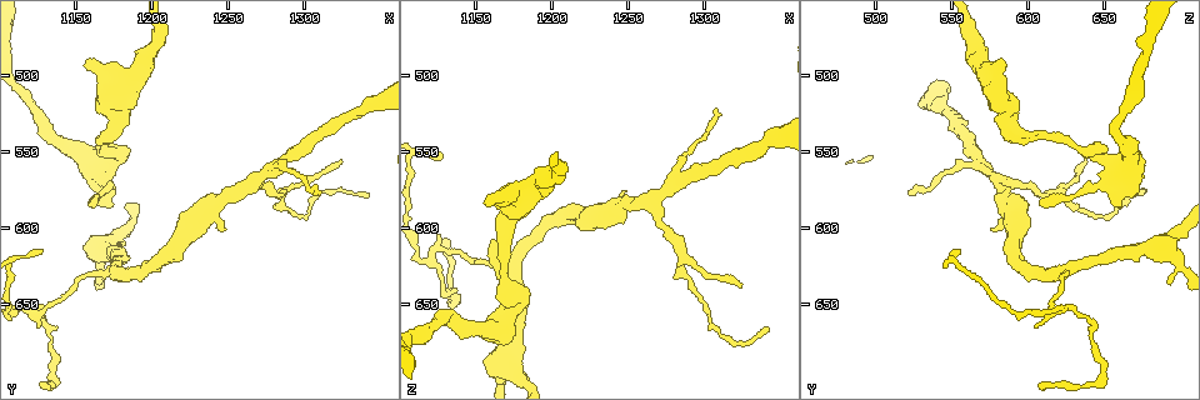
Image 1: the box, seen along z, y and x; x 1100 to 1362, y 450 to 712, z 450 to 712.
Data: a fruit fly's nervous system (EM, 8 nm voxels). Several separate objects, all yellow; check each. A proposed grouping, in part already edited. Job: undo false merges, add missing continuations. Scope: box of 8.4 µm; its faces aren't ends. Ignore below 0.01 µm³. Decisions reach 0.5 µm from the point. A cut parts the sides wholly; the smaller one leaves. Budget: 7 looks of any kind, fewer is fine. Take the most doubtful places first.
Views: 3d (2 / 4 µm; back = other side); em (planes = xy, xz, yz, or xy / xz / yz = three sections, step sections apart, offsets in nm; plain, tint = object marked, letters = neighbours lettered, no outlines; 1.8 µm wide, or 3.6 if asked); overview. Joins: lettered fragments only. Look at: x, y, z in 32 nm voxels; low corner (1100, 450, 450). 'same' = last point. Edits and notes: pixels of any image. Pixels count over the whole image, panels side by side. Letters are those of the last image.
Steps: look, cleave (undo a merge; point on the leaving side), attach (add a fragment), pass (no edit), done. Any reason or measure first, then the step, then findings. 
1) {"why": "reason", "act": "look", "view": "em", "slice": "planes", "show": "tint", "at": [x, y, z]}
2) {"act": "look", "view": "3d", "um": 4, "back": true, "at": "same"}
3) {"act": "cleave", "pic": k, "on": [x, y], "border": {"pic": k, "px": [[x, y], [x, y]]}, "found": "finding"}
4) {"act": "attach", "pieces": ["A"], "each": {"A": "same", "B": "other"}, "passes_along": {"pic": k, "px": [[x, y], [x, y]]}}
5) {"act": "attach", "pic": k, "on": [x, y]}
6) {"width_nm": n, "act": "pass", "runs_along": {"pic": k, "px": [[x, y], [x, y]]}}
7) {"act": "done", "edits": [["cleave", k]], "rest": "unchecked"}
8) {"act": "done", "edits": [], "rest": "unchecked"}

{"why": "tapers out", "act": "look", "view": "em", "slice": "xy", "step": 16, "show": "tint", "at": [1128, 614, 554]}

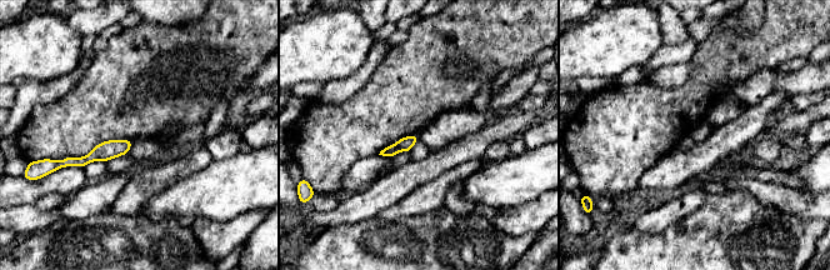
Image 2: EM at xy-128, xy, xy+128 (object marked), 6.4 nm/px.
{"act": "look", "view": "em", "slice": "planes", "show": "tint", "at": "same"}

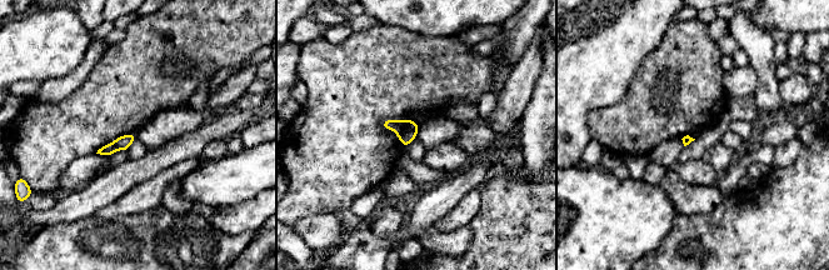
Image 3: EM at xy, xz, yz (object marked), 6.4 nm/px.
{"why": "what lies round it", "act": "look", "view": "em", "slice": "planes", "show": "letters", "at": "same"}

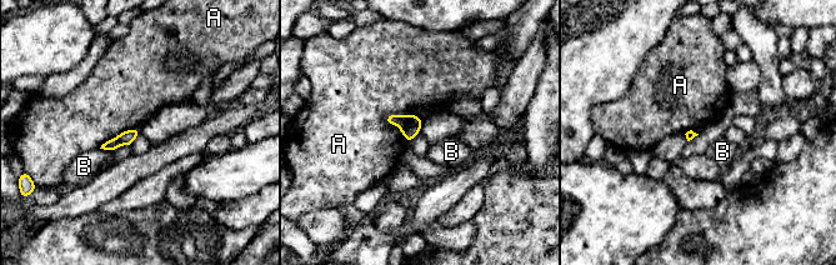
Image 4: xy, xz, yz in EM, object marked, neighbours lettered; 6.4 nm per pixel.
{"act": "pass", "each": {"A": "other", "B": "other"}, "found": "no lettered fragment goes on from it"}

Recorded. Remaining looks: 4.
{"why": "thick end", "act": "look", "view": "em", "slice": "xy", "step": 8, "show": "tint", "at": [1154, 490, 586]}

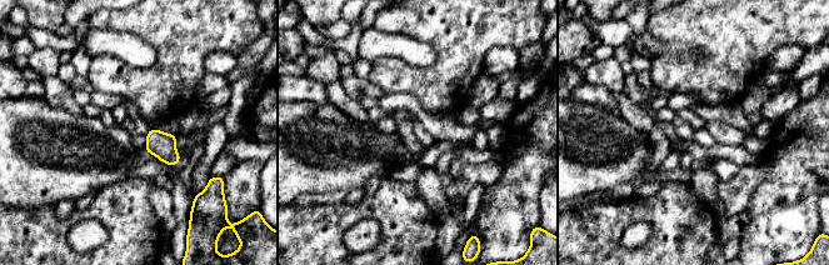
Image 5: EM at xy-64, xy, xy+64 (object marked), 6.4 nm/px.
{"why": "another direction", "act": "look", "view": "em", "slice": "planes", "show": "letters", "at": "same"}

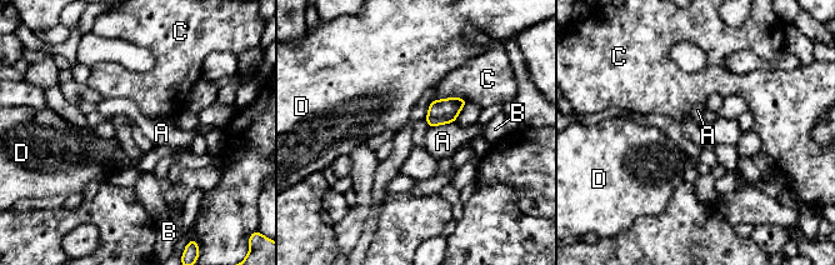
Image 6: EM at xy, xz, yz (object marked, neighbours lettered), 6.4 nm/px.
{"act": "pass", "each": {"A": "other", "B": "other", "C": "other", "D": "other"}, "border": {"pic": 6, "px": [[455, 120], [429, 128]]}, "found": "none of them fits"}

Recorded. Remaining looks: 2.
{"why": "abrupt turn", "act": "look", "view": "em", "slice": "yz", "step": 4, "show": "letters", "at": [1136, 696, 648]}

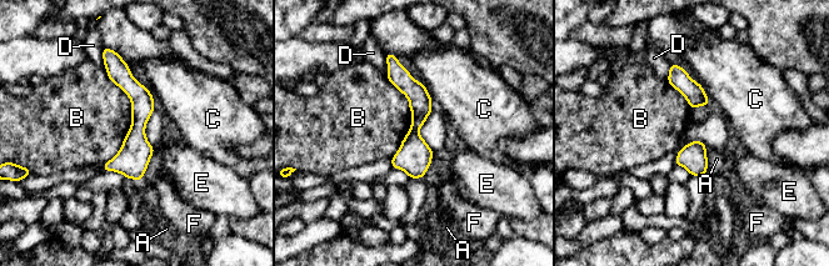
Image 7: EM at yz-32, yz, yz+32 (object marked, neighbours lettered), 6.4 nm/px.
{"act": "pass", "each": {"A": "other", "B": "other", "C": "other", "D": "other", "E": "other", "F": "other"}, "border": {"pic": 7, "px": [[104, 65], [130, 101], [106, 162]]}, "found": "one neuron here"}

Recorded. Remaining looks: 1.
{"act": "done", "edits": [], "rest": "unchecked"}

